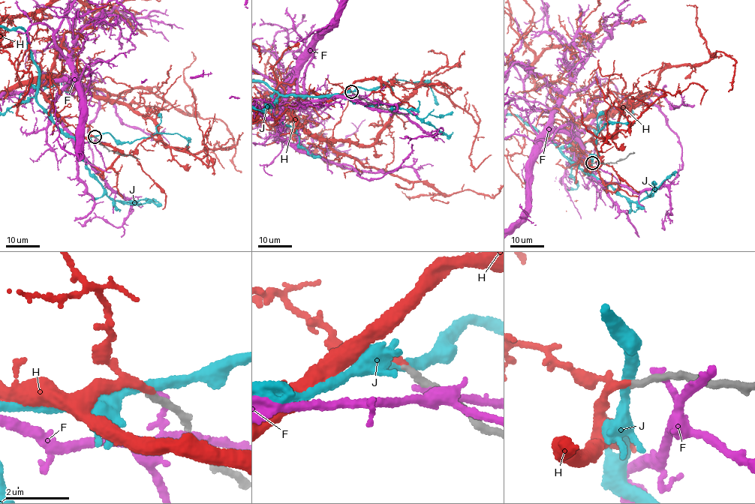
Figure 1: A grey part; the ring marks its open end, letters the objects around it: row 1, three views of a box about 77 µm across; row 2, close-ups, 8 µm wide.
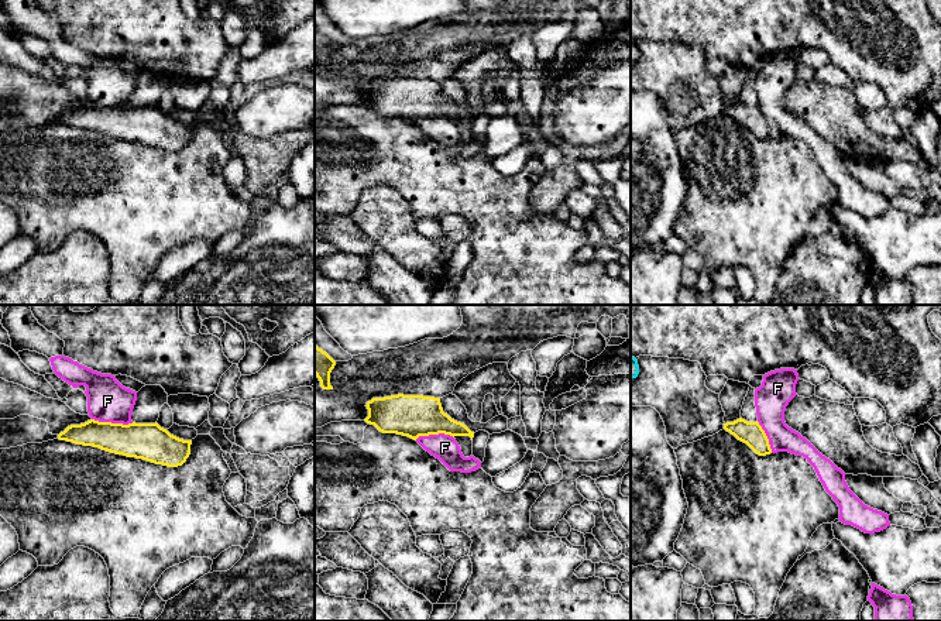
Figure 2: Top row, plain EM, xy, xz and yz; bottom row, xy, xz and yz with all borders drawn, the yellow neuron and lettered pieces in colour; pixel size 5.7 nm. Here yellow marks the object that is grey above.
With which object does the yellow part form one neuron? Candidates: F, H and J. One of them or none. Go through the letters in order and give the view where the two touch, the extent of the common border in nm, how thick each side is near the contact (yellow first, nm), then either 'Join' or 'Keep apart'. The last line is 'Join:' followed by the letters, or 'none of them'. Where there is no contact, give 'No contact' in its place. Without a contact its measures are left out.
F: Touches yellow in xy. Shared border 240 nm. Thickness 220 nm (yellow) against 240 nm. Keep apart
H: No contact. Join
J: No contact. Keep apart
Join: H

